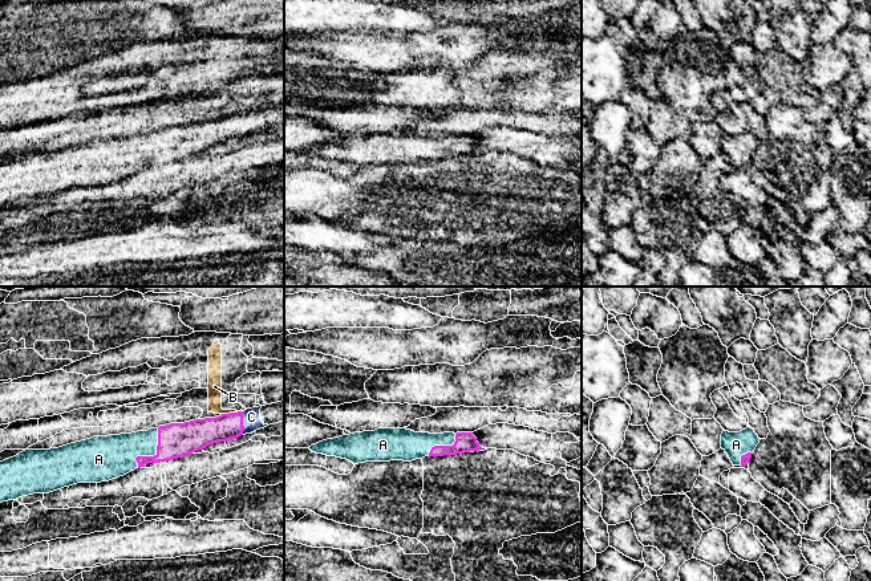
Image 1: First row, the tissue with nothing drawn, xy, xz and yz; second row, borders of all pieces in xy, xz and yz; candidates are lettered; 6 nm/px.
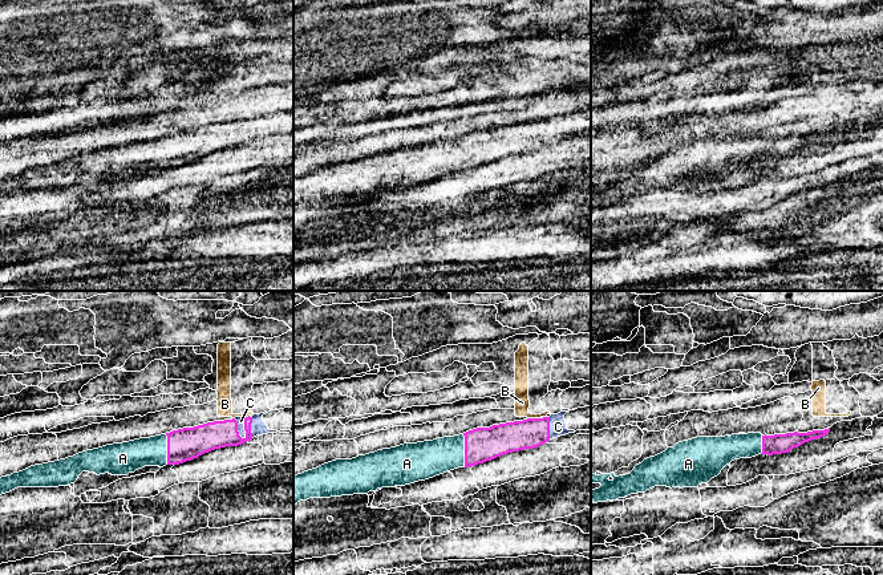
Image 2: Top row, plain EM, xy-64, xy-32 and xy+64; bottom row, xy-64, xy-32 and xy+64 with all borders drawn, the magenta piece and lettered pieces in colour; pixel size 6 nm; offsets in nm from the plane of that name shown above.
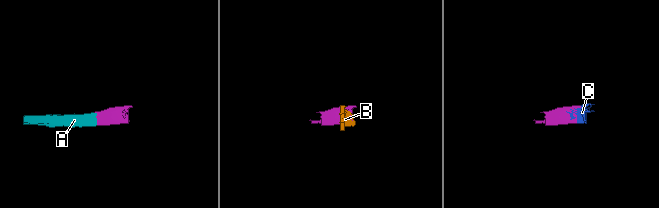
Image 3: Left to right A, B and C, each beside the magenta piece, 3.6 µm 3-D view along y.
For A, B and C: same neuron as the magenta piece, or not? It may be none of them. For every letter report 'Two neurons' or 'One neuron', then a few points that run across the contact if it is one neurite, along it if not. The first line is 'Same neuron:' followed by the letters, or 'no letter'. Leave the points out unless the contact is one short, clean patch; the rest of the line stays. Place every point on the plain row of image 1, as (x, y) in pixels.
Same neuron: A, C
A: One neuron. Line: xy (175, 143), (166, 145), (152, 159), (112, 159)
B: Two neurons
C: One neuron

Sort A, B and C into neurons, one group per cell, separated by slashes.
A C / B

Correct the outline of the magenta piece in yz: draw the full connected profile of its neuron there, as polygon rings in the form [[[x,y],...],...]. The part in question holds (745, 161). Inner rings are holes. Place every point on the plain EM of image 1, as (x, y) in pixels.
[[[746,130],[740,135],[722,134],[721,151],[728,157],[733,168],[745,168],[759,146],[758,138],[753,131]]]

